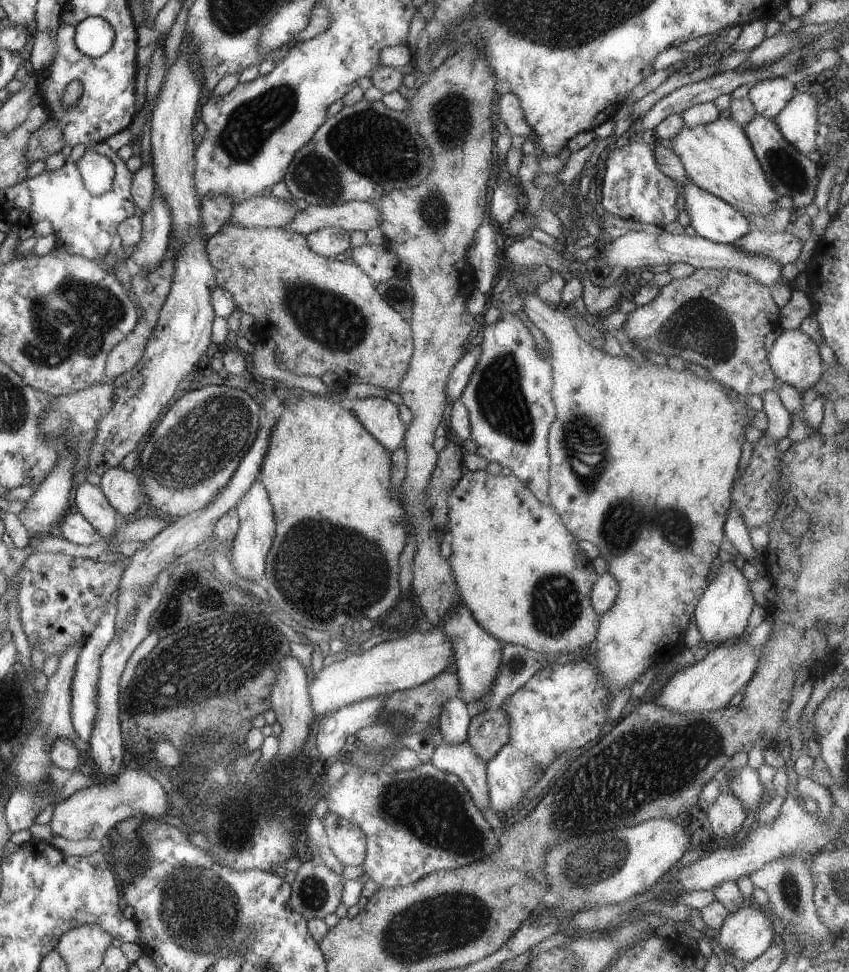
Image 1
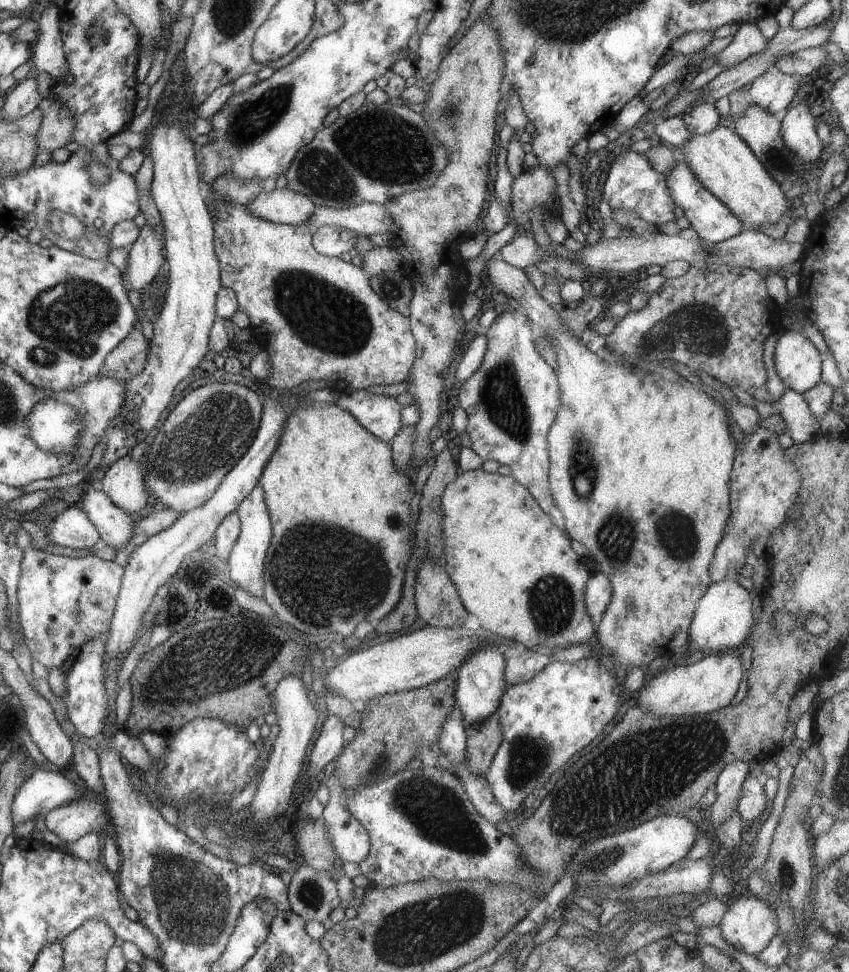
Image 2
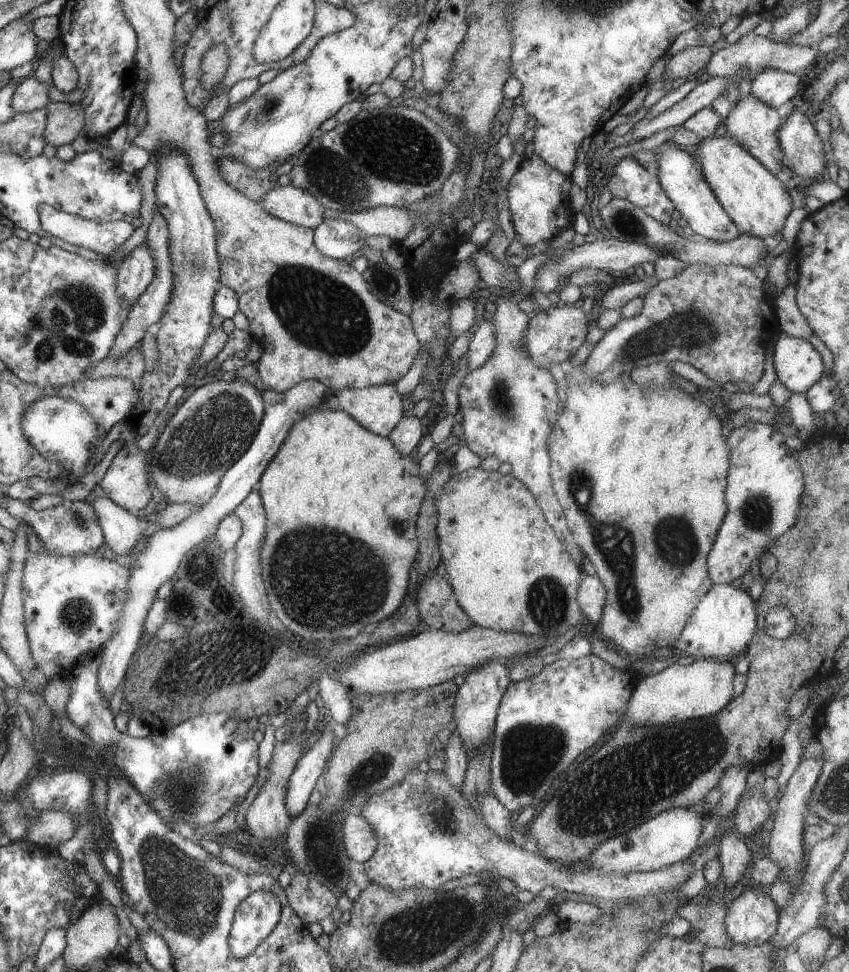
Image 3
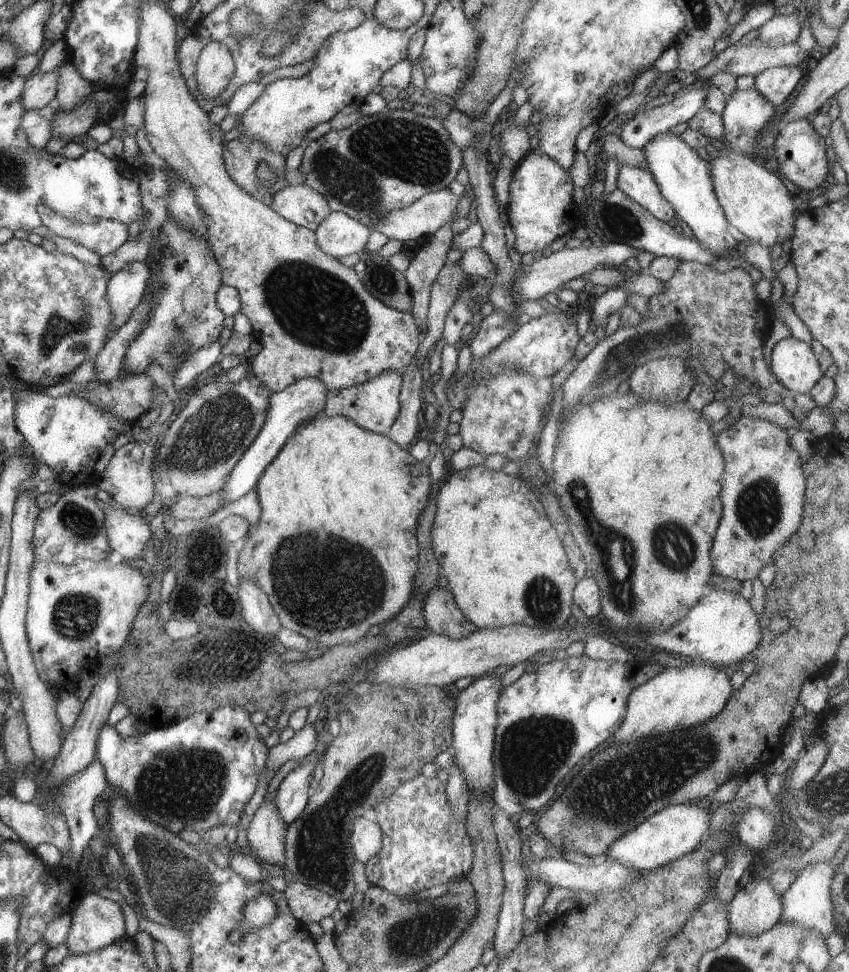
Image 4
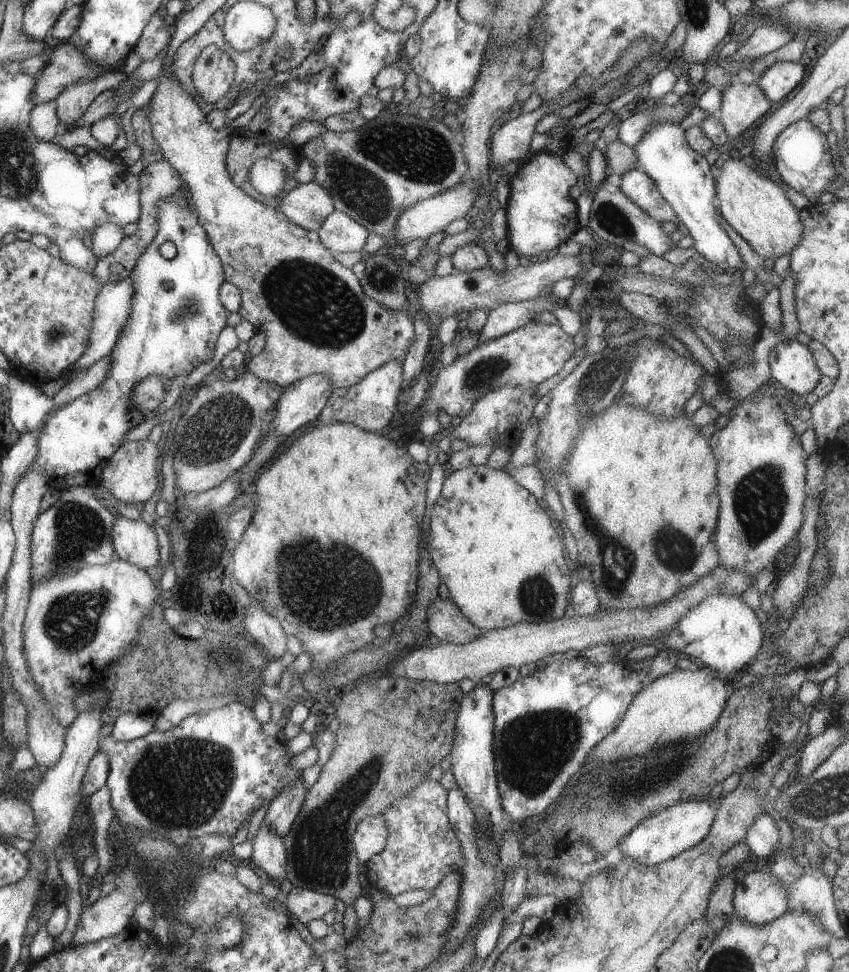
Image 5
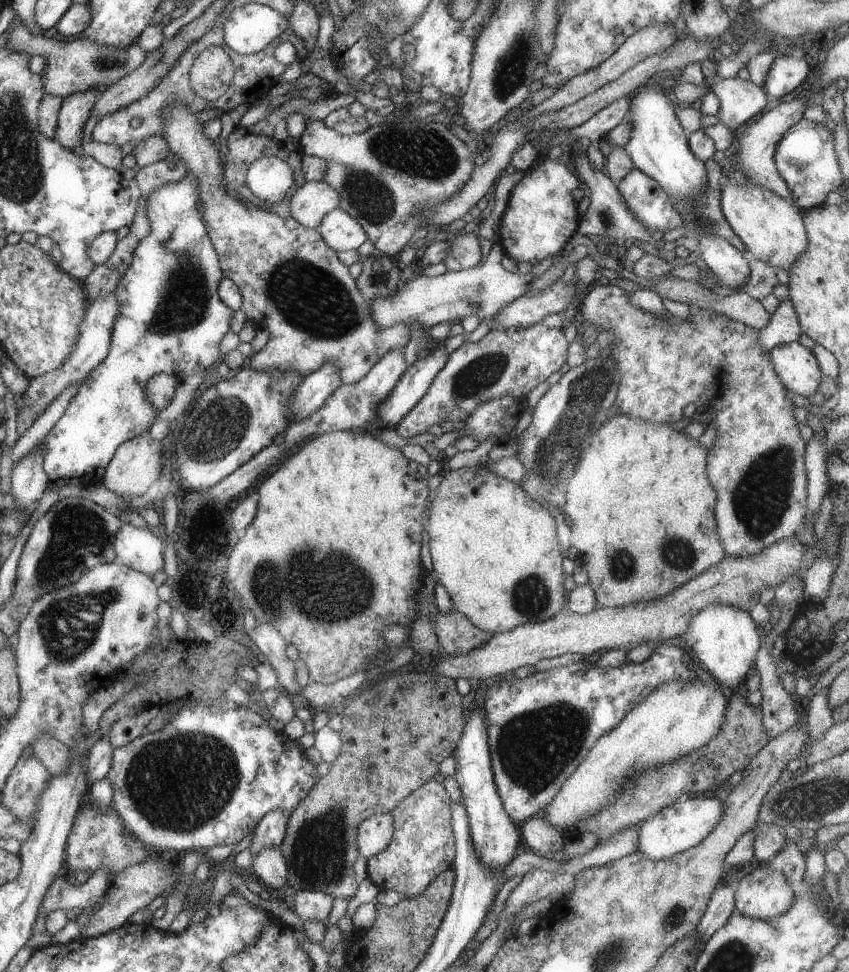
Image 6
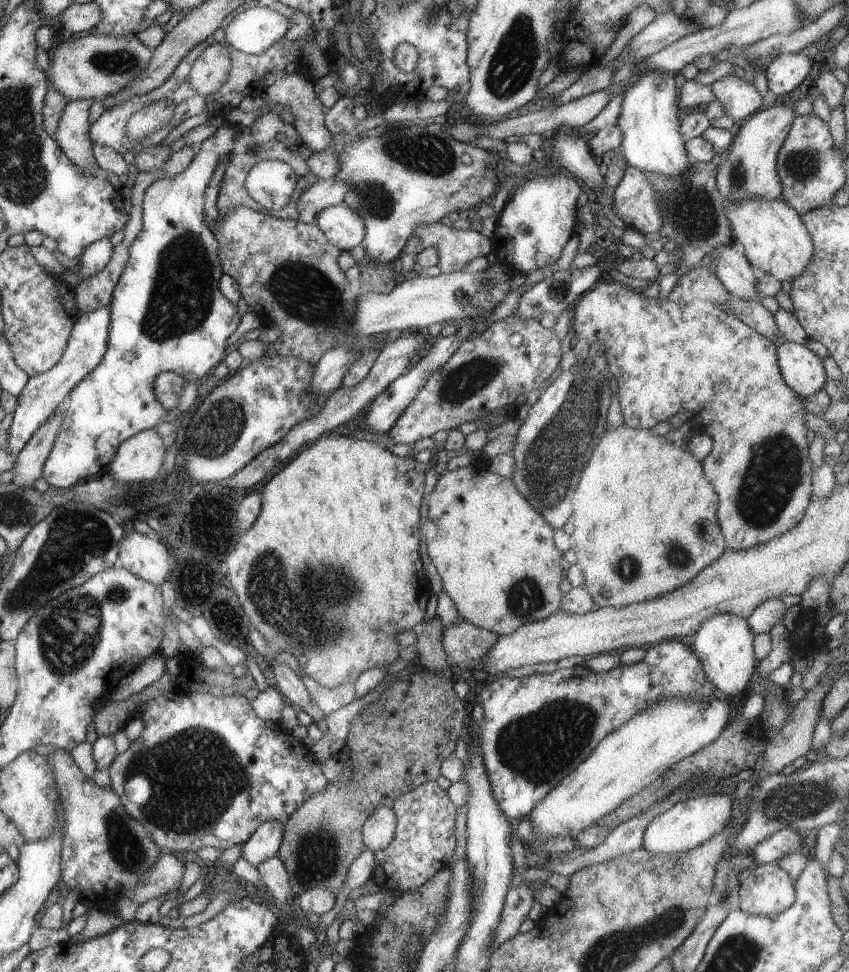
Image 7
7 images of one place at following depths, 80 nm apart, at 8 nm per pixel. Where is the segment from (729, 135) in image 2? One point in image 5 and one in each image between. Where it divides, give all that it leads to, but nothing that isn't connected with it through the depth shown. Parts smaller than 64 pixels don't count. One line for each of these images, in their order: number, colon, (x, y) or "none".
3: (758, 203)
4: (755, 201)
5: (756, 207)

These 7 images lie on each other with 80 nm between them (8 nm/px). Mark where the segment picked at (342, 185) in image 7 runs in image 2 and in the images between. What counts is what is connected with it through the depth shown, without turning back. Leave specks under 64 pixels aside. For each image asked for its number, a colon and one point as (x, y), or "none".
2: (287, 207)
3: (288, 203)
4: (301, 205)
5: (308, 205)
6: (311, 202)

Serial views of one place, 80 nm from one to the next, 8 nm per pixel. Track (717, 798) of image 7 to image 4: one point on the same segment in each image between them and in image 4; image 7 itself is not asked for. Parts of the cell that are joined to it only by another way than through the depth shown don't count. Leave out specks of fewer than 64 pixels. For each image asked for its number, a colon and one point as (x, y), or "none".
4: (675, 831)
5: (663, 836)
6: (683, 825)

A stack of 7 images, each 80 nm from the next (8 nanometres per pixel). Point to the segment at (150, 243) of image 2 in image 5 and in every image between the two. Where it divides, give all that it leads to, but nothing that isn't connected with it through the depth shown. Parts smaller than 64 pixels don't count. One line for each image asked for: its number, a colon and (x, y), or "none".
3: (136, 272)
4: (126, 289)
5: (114, 304)

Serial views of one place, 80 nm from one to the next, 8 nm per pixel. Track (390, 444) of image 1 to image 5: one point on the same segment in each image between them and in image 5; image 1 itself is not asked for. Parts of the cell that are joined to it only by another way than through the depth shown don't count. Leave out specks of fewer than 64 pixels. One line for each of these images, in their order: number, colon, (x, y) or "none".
2: (380, 415)
3: (378, 409)
4: (375, 405)
5: (371, 404)

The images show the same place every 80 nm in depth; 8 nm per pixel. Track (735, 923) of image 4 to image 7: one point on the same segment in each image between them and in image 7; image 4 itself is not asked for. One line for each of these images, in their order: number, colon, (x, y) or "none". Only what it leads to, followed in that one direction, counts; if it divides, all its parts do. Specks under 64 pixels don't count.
5: (759, 898)
6: (762, 894)
7: (766, 890)

